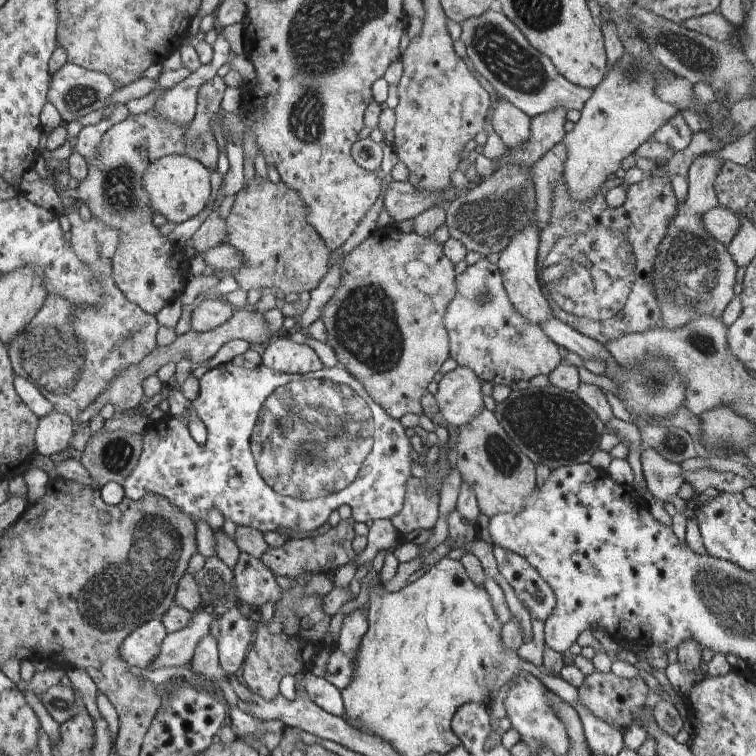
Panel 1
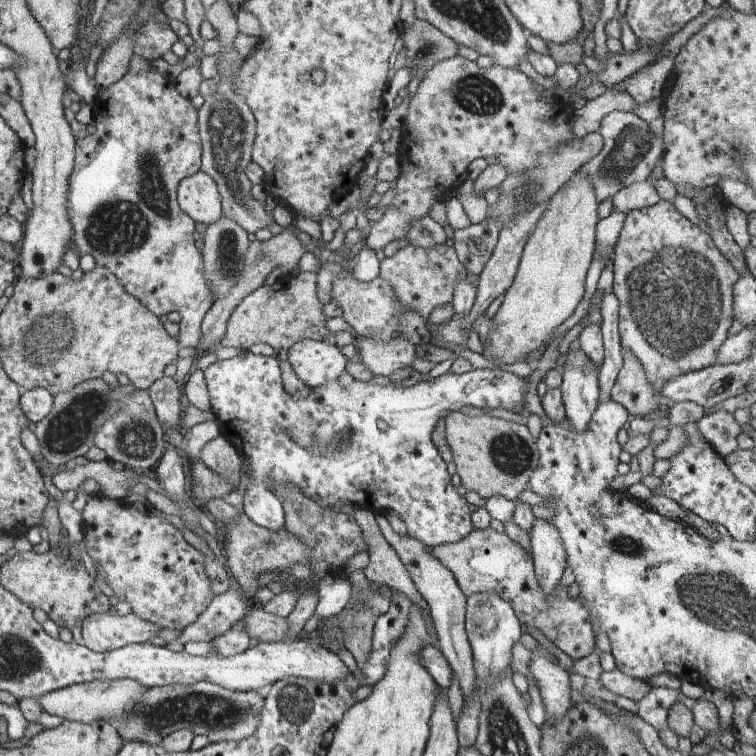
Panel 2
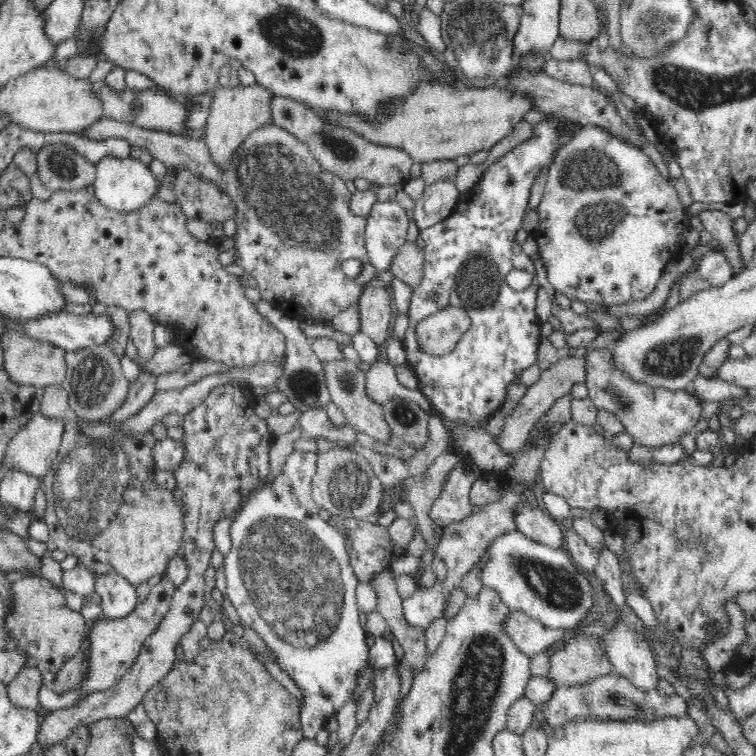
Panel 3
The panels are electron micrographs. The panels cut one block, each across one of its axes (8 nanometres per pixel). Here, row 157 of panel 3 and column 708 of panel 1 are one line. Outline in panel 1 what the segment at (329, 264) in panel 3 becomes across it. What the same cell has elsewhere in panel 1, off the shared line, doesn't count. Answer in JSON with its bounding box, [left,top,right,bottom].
[652,153,738,330]

